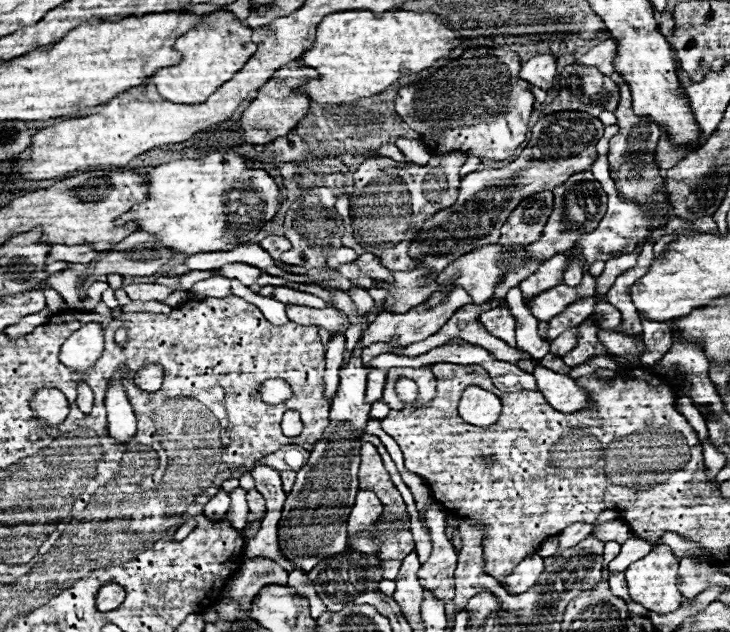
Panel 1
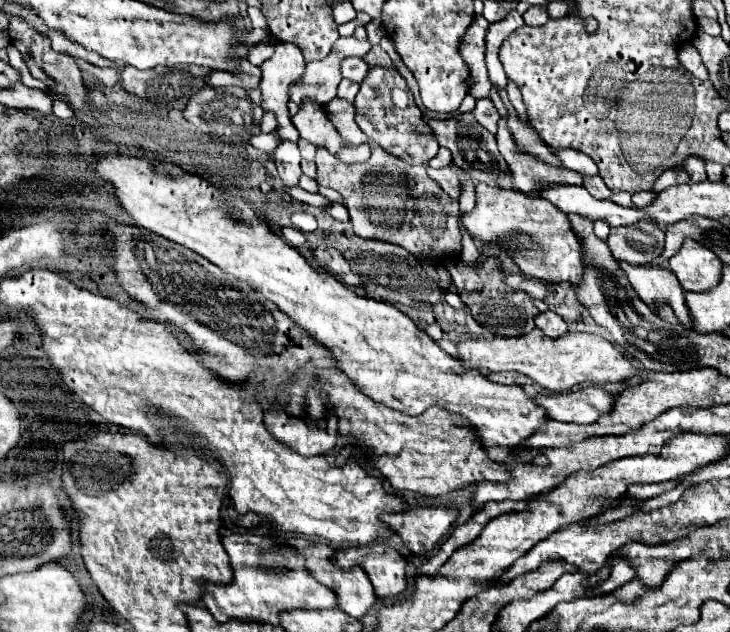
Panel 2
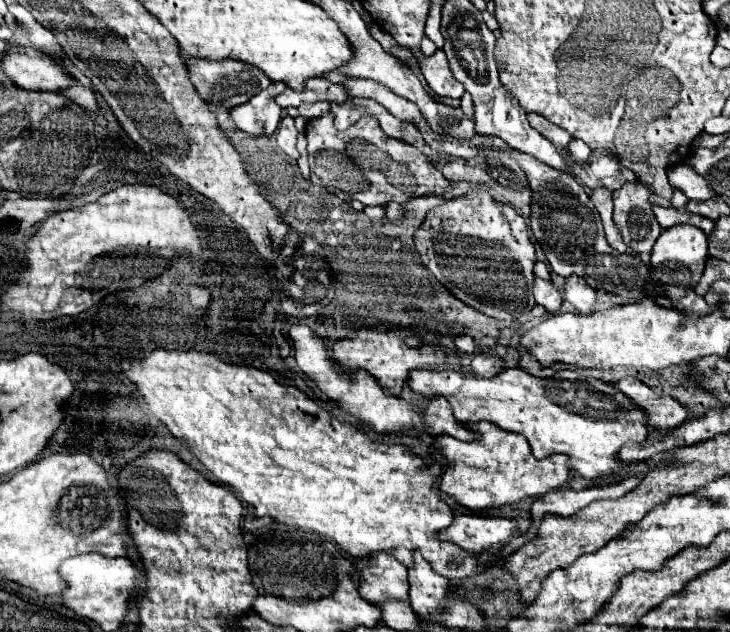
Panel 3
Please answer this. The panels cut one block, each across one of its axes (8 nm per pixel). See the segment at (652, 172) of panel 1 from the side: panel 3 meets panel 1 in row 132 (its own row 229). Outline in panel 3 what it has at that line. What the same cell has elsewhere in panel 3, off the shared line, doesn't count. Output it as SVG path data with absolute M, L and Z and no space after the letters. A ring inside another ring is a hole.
M628 182L620 190L612 192L612 196L614 196L614 224L616 224L618 232L622 234L624 244L630 246L640 256L650 254L658 234L662 232L662 228L658 226L658 222L656 222L656 218L652 216L652 210L650 210L650 200L648 200L650 194L652 192L638 182Z

